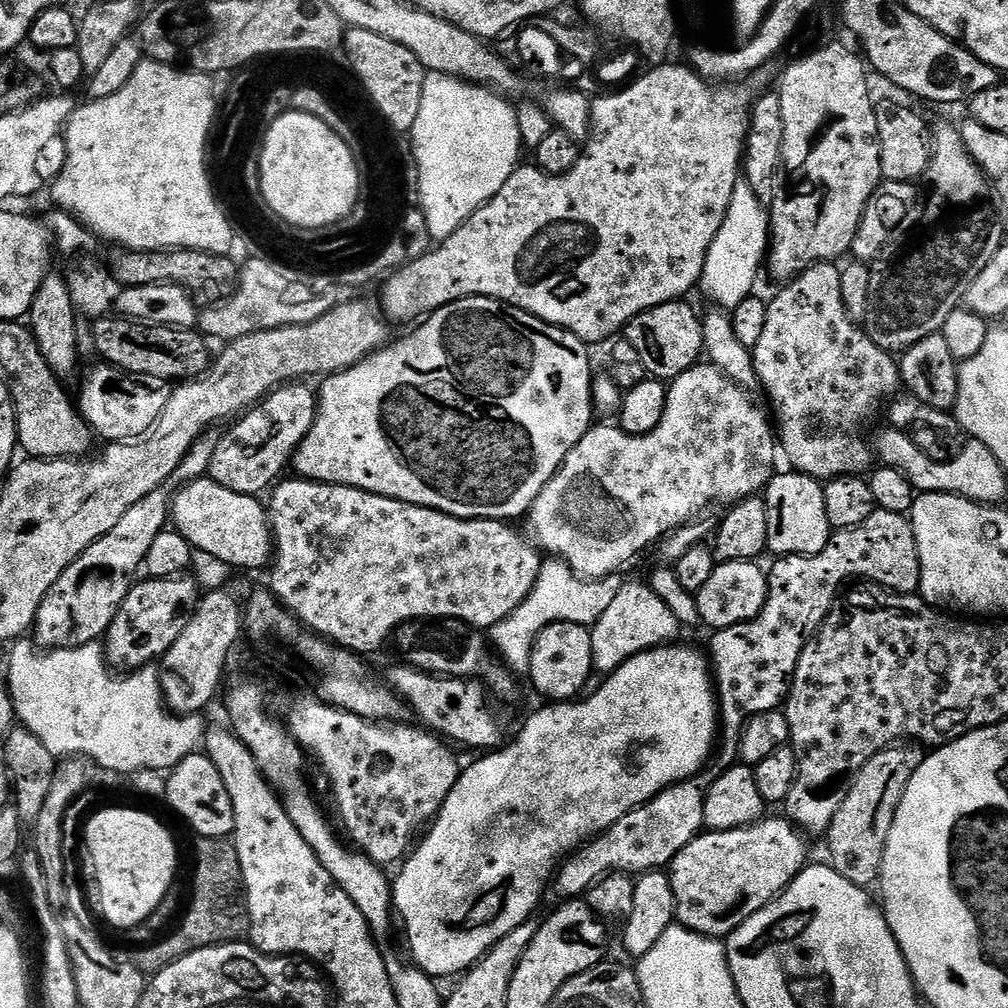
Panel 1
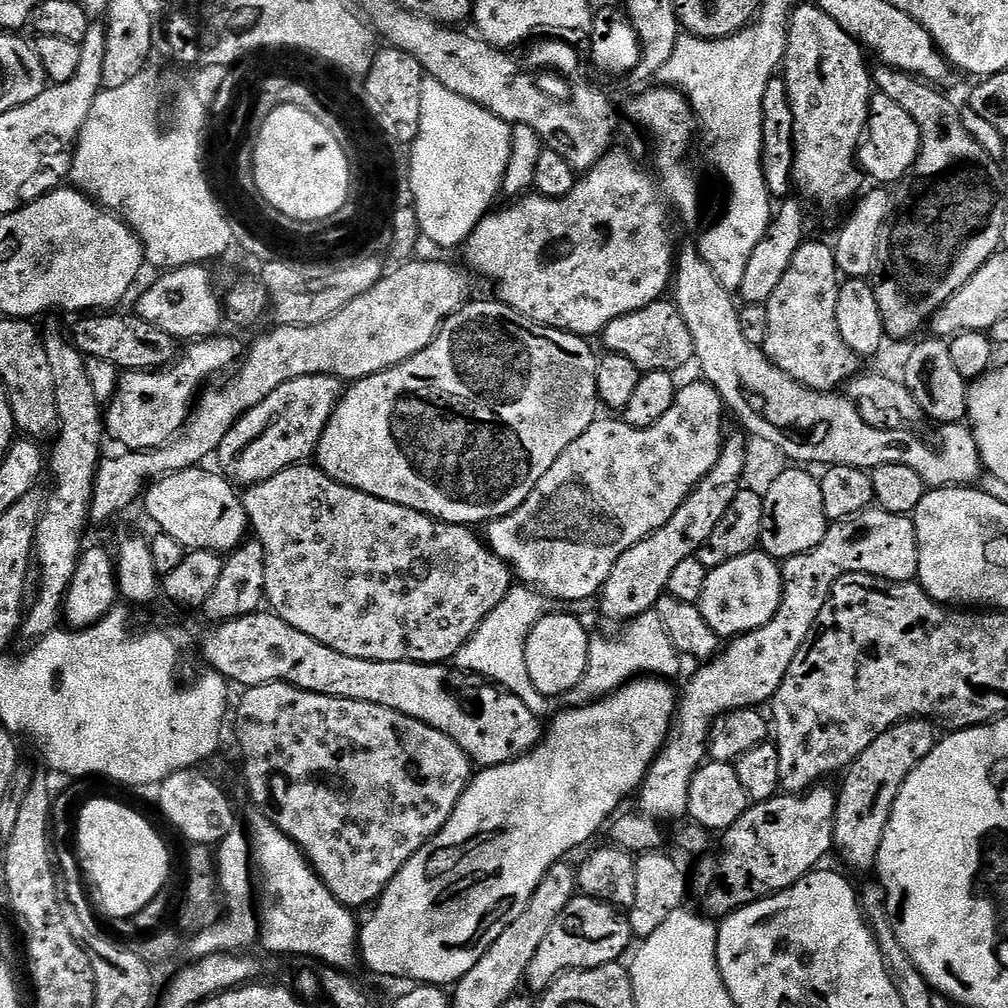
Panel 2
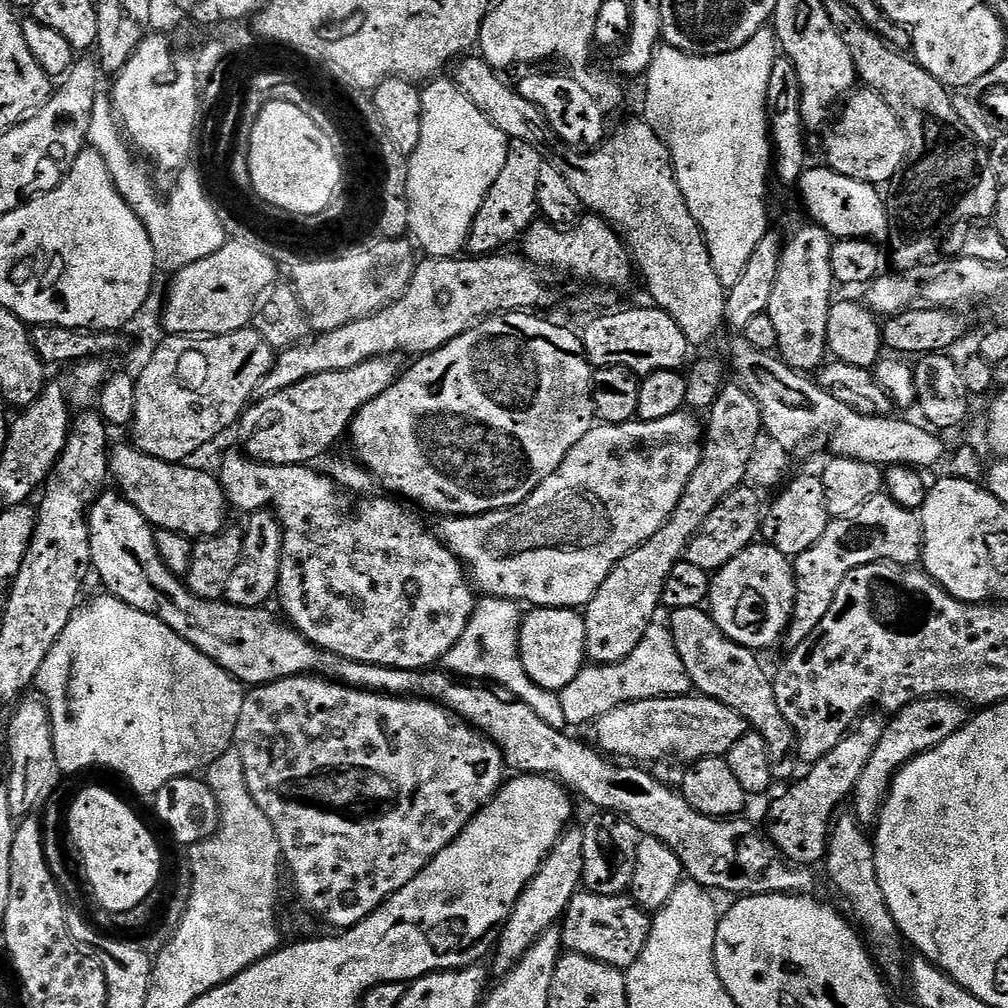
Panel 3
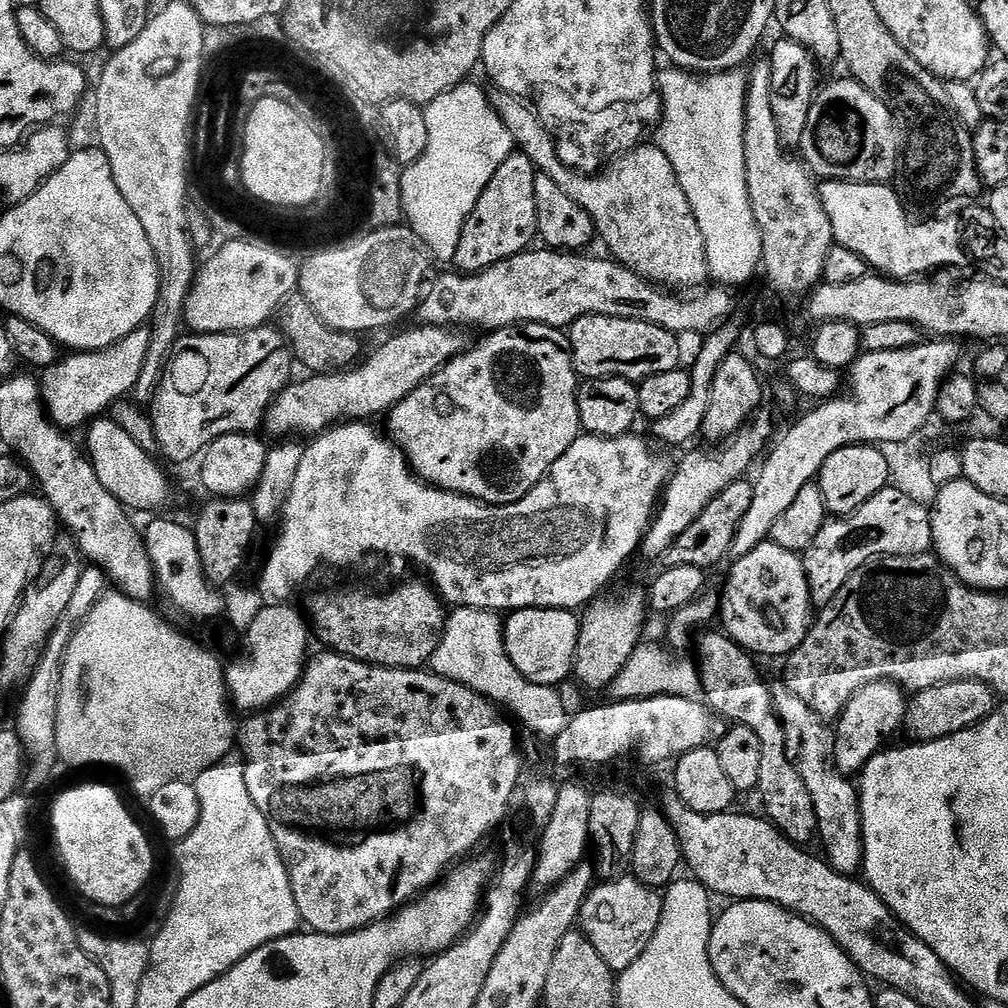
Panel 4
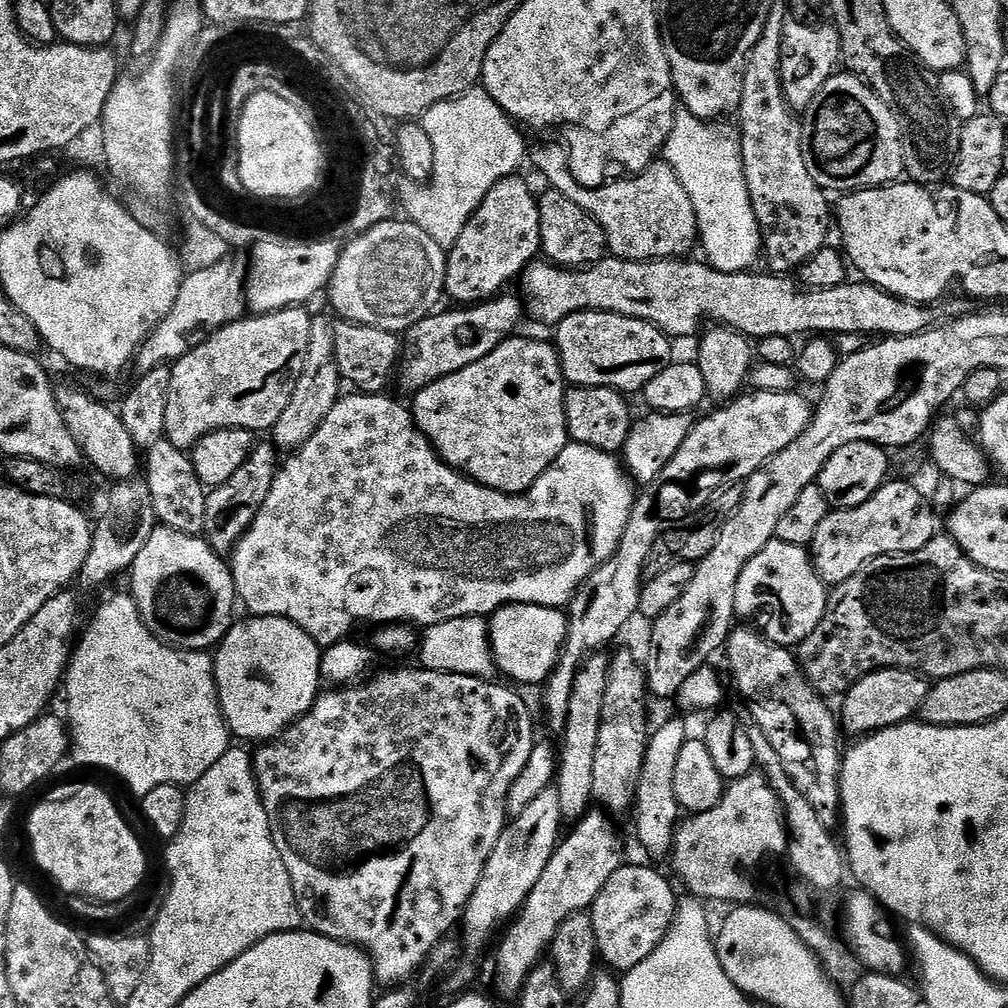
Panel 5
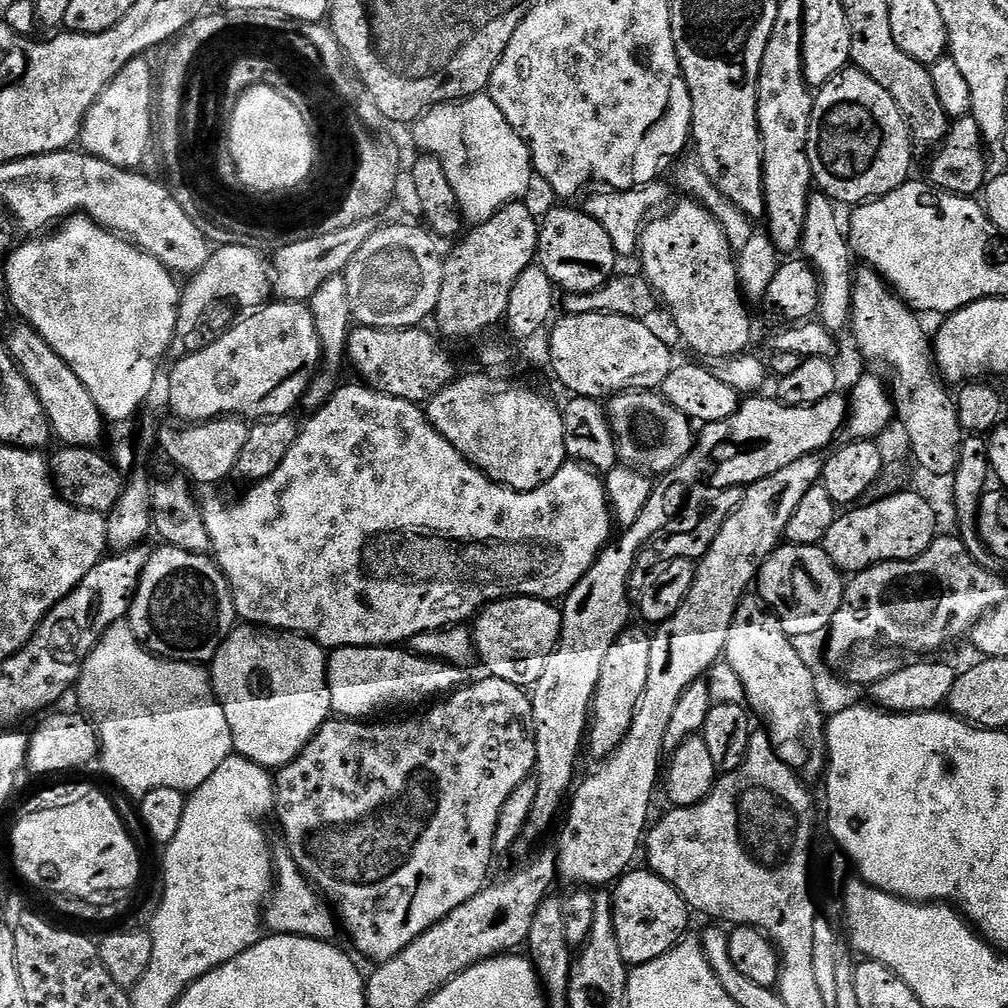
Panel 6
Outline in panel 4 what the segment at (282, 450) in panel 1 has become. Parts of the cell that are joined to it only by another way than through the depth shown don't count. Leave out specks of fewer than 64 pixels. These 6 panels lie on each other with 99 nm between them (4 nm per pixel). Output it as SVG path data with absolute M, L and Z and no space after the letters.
M420 324L392 336L368 361L357 363L351 370L309 375L309 380L289 383L276 396L264 417L264 430L274 438L288 438L296 432L317 436L337 423L368 422L372 416L383 417L455 356L464 355L470 340L456 326Z

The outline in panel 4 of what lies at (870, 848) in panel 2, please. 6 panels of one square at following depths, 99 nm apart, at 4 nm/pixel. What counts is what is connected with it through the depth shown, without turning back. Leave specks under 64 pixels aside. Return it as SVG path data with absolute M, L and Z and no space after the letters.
M955 680L954 682L946 682L938 686L930 686L926 690L915 693L909 699L903 731L905 733L909 732L912 735L909 737L916 742L946 738L950 734L958 734L962 730L972 728L974 725L979 724L981 720L984 720L997 707L997 693L992 691L989 684L983 684L981 680Z

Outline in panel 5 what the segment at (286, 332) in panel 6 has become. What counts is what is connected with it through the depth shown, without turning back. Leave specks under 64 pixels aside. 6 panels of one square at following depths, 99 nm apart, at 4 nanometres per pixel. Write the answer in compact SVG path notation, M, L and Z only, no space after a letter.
M303 307L284 308L280 312L252 314L235 320L171 365L170 402L166 402L164 427L166 439L174 442L174 446L191 450L202 438L223 428L245 428L253 434L271 430L289 405L298 378L302 375L302 362L306 362L312 316L304 311Z

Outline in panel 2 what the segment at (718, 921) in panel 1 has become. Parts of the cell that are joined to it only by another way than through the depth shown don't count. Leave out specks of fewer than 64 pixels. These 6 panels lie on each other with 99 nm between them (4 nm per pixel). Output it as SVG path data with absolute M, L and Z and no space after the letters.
M828 786L810 788L803 794L778 794L761 804L753 803L734 827L723 833L724 849L716 857L705 855L690 880L691 891L704 896L703 911L709 917L723 918L774 892L785 892L813 871L828 851L833 851L837 793L824 787Z

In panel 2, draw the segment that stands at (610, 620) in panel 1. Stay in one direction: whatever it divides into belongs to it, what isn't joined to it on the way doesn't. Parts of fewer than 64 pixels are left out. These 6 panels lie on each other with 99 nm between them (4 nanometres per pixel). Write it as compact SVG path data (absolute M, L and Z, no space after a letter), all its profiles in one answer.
M655 610L643 612L640 616L627 621L617 636L593 635L588 642L586 670L578 682L568 691L567 703L572 706L591 704L617 692L623 684L637 678L673 678L680 672L682 657L676 651L666 626L662 626L662 618L658 618Z

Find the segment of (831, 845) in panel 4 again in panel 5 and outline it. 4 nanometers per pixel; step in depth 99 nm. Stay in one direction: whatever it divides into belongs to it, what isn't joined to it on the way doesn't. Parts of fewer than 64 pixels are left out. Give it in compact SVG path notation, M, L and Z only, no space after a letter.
M740 628L729 632L726 653L728 652L728 668L732 671L732 680L740 691L742 699L748 703L752 716L758 727L764 731L770 747L776 751L775 759L786 770L790 782L798 786L798 794L810 802L814 814L830 829L835 829L842 820L840 803L840 766L842 763L842 747L840 748L841 729L837 717L828 709L829 701L813 688L812 683L804 676L800 661L787 648L779 648L772 644L759 631L752 628Z

